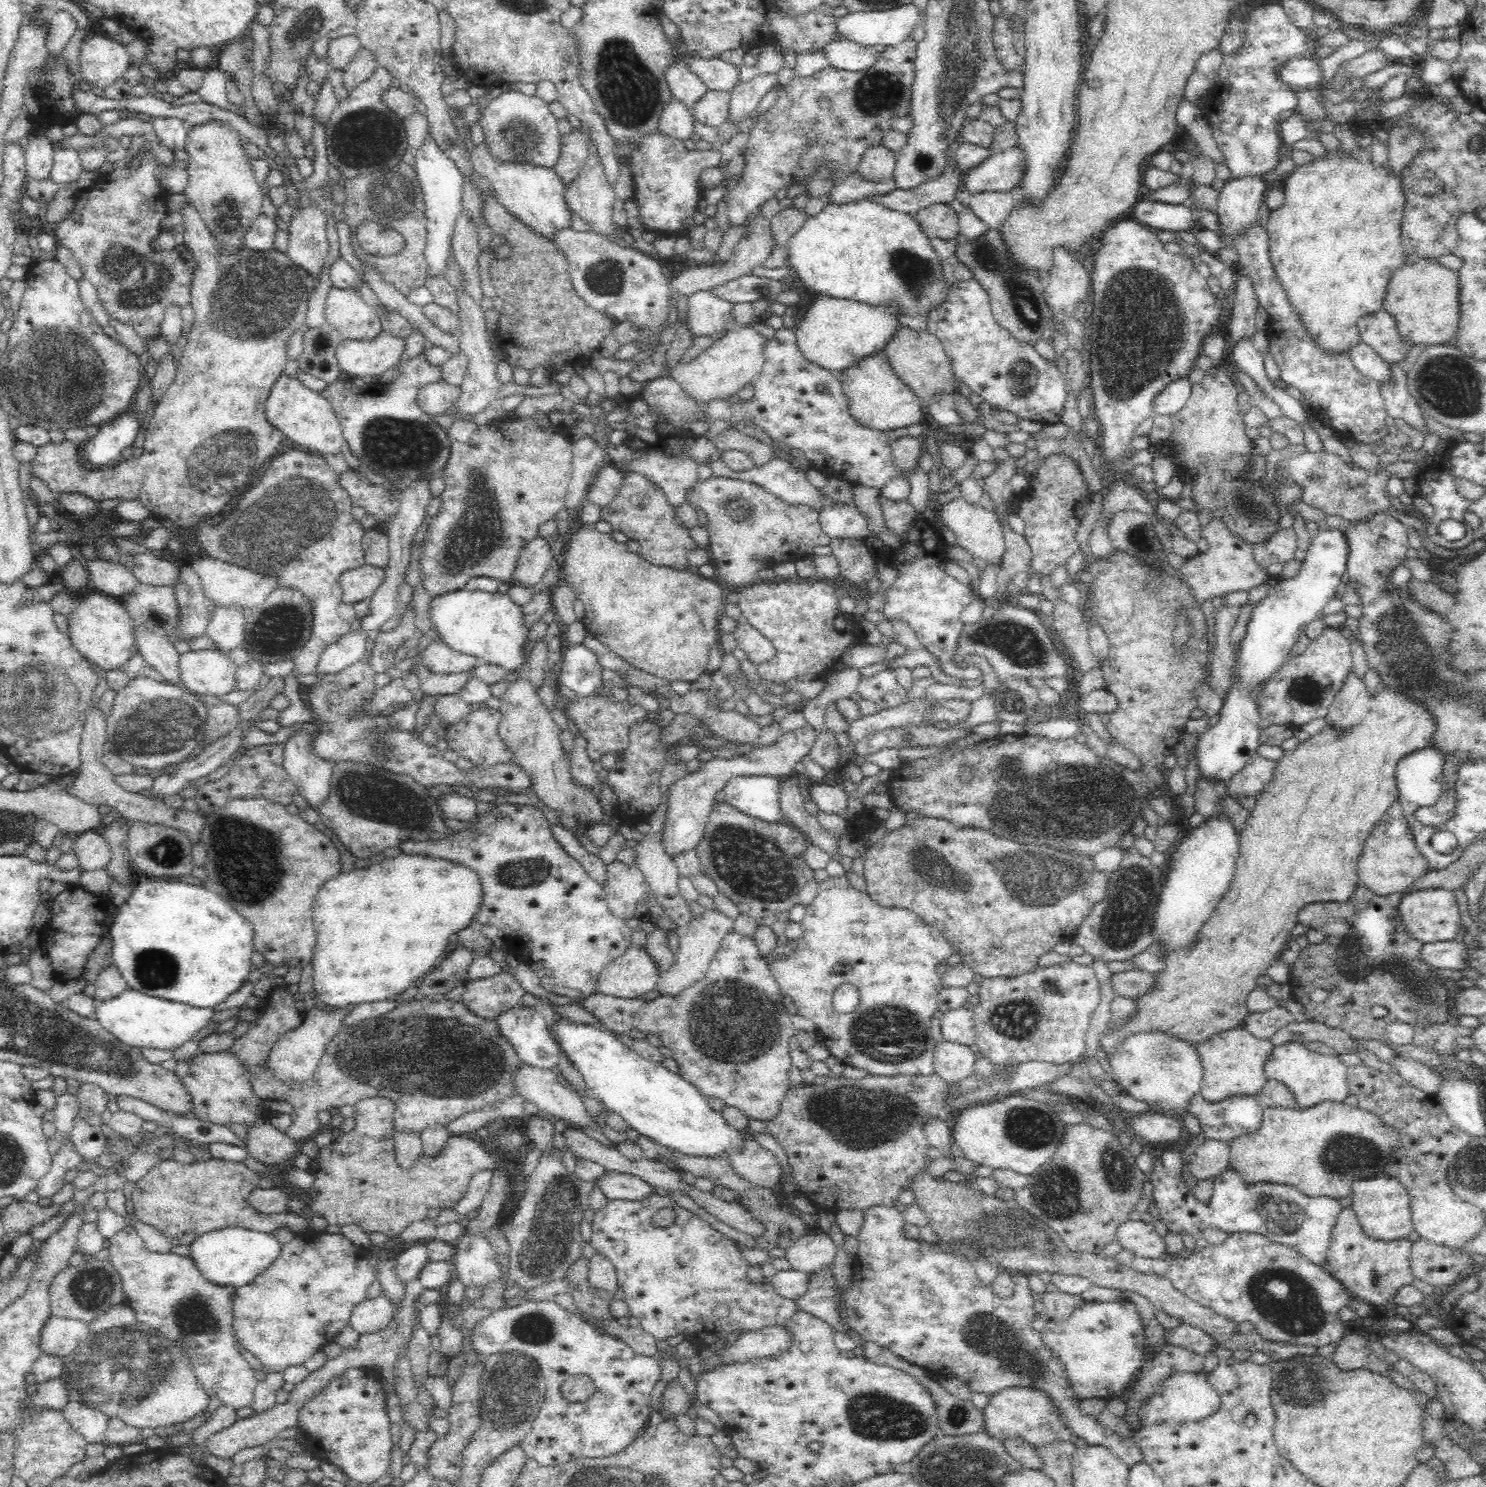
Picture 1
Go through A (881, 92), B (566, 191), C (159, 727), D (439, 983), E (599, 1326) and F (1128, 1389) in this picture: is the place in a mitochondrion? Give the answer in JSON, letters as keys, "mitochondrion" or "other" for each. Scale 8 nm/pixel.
{"A":"mitochondrion","B":"other","C":"mitochondrion","D":"other","E":"other","F":"other"}

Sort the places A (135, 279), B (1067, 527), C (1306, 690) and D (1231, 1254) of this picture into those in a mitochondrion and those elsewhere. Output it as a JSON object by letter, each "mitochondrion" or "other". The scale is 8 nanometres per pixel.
{"A":"mitochondrion","B":"other","C":"mitochondrion","D":"other"}

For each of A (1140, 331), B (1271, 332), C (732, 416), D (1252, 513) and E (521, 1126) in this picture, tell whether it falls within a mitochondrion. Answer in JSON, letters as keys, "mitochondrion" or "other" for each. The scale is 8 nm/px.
{"A":"mitochondrion","B":"other","C":"other","D":"mitochondrion","E":"other"}

